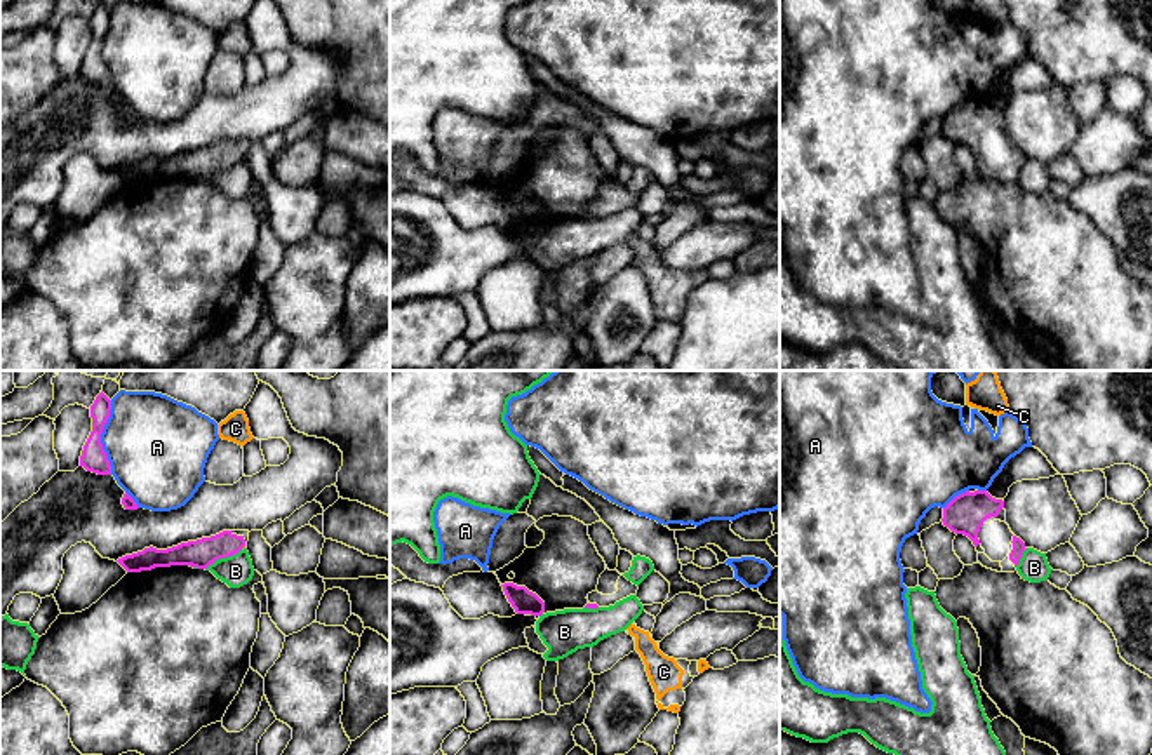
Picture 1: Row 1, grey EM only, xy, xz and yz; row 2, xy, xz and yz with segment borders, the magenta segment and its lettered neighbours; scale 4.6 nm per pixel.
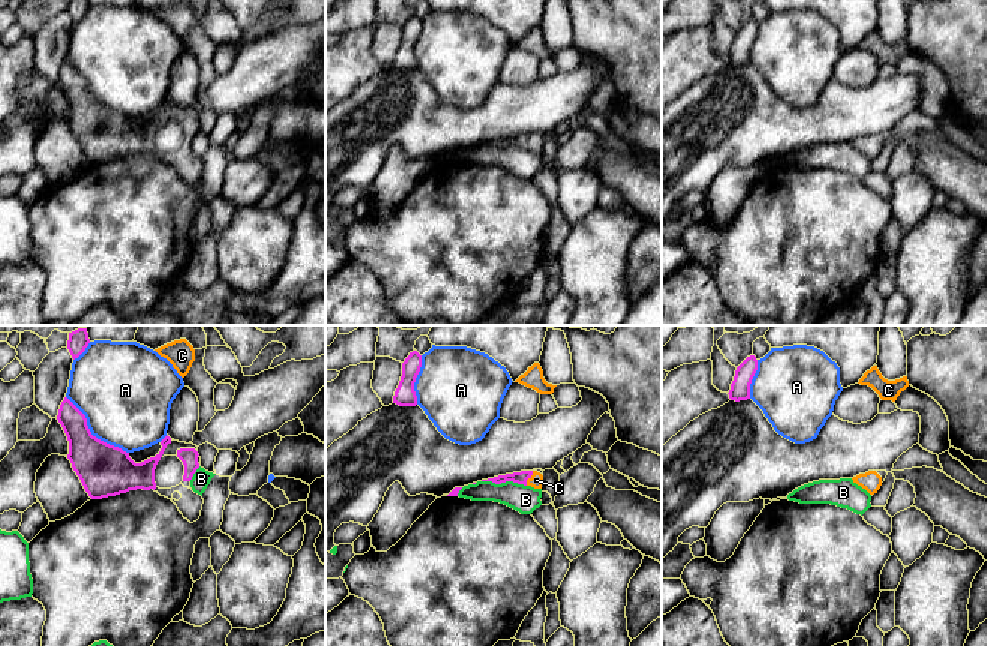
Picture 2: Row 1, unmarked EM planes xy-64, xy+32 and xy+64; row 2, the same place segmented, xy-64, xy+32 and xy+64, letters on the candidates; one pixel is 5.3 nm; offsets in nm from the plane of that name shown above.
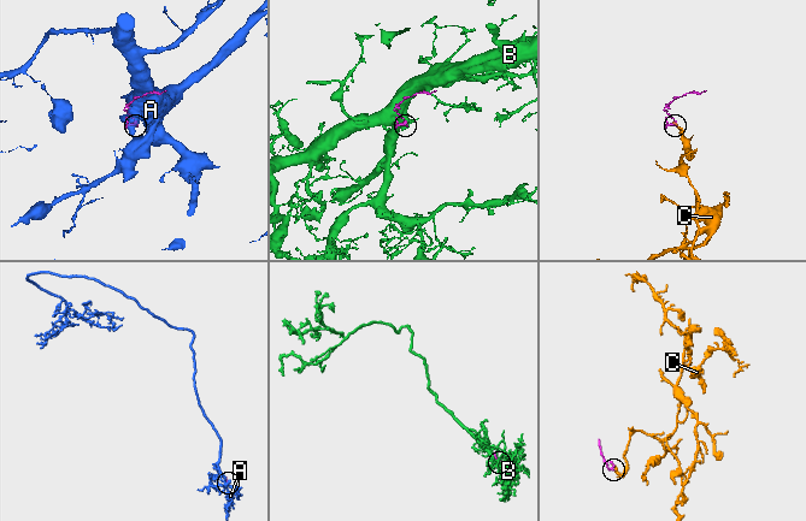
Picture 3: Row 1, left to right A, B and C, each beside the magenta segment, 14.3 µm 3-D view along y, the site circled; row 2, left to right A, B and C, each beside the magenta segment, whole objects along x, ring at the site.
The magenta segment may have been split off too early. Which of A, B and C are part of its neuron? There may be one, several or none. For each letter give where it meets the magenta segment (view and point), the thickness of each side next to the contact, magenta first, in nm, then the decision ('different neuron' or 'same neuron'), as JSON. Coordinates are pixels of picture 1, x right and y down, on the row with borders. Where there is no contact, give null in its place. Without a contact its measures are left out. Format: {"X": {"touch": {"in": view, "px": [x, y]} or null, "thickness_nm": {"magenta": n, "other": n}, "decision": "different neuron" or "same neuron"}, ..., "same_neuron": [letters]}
{"A": {"touch": {"in": "xy", "px": [100, 437]}, "thickness_nm": {"magenta": 120, "other": 440}, "decision": "different neuron"}, "B": {"touch": {"in": "xy", "px": [223, 557]}, "thickness_nm": {"magenta": 140, "other": 150}, "decision": "different neuron"}, "C": {"touch": {"in": "xy", "px": [242, 547]}, "thickness_nm": {"magenta": 140, "other": 20}, "decision": "same neuron"}, "same_neuron": ["C"]}

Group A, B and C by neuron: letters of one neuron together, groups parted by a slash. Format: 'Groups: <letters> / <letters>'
Groups: A / B / C

